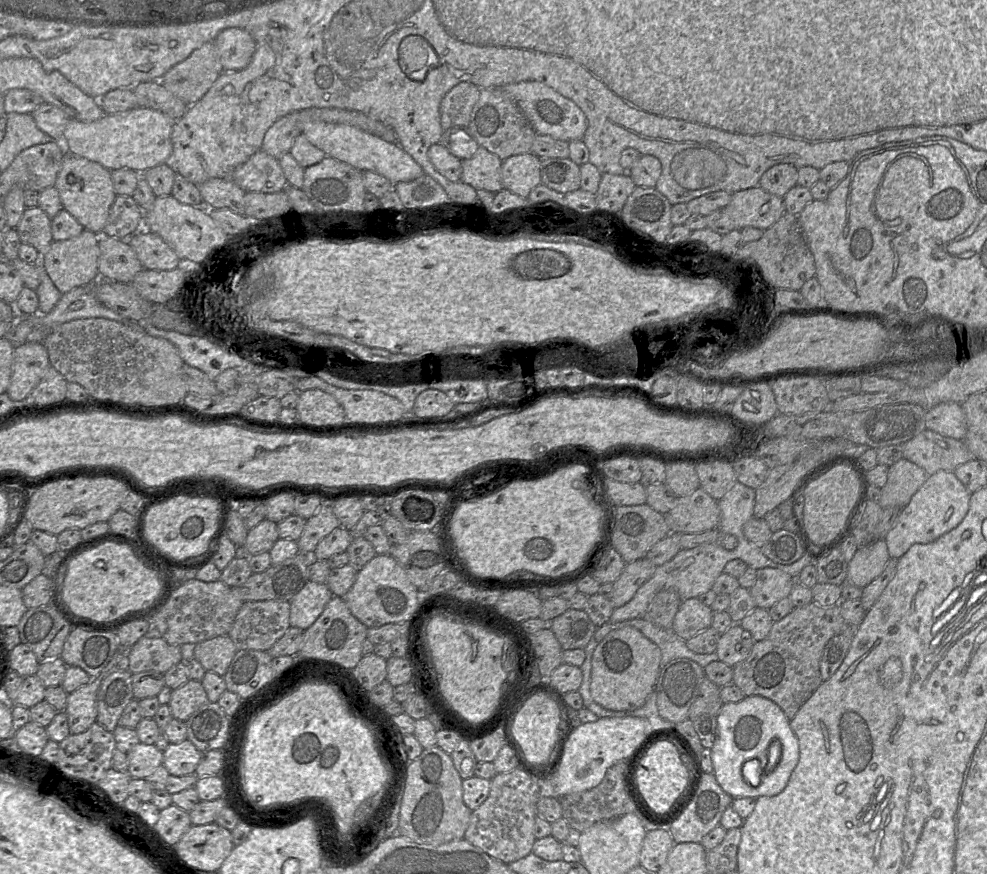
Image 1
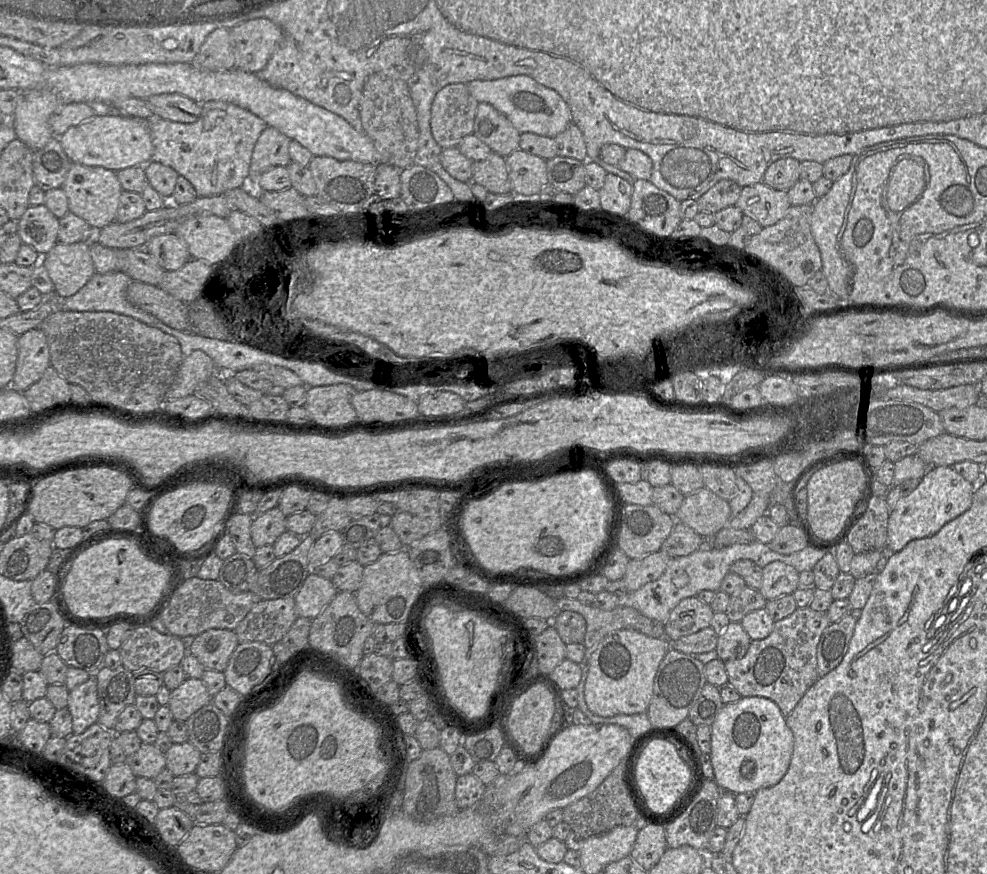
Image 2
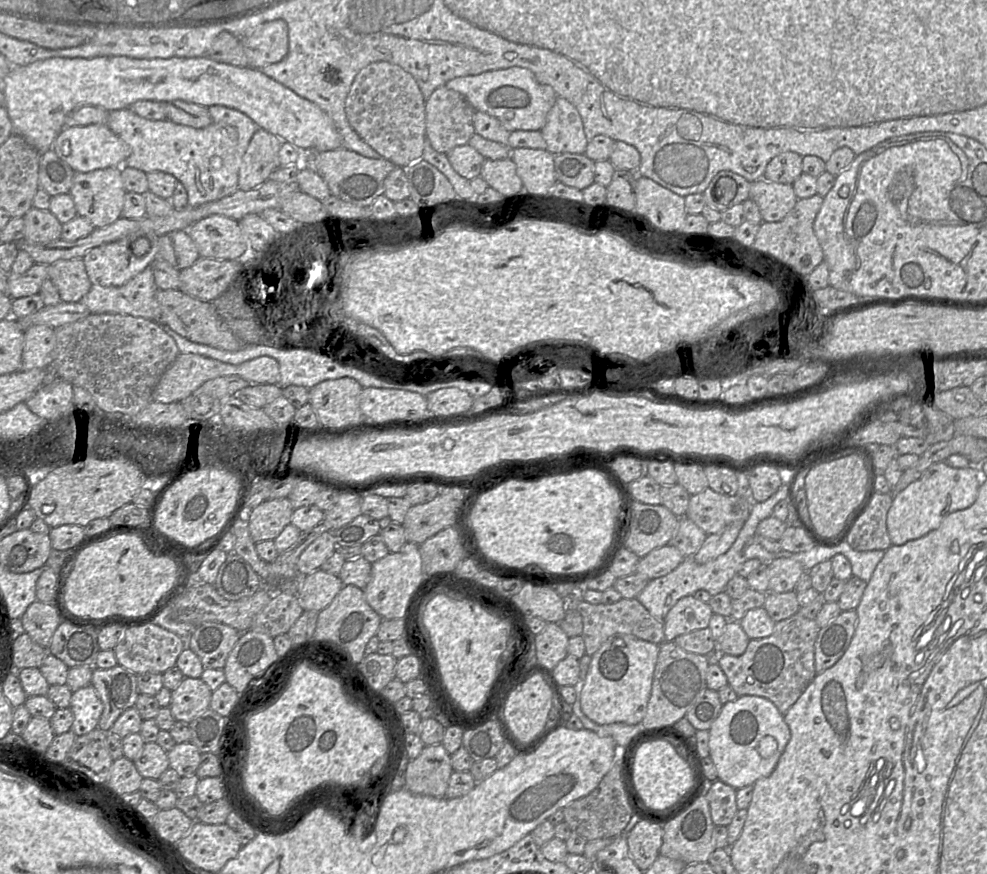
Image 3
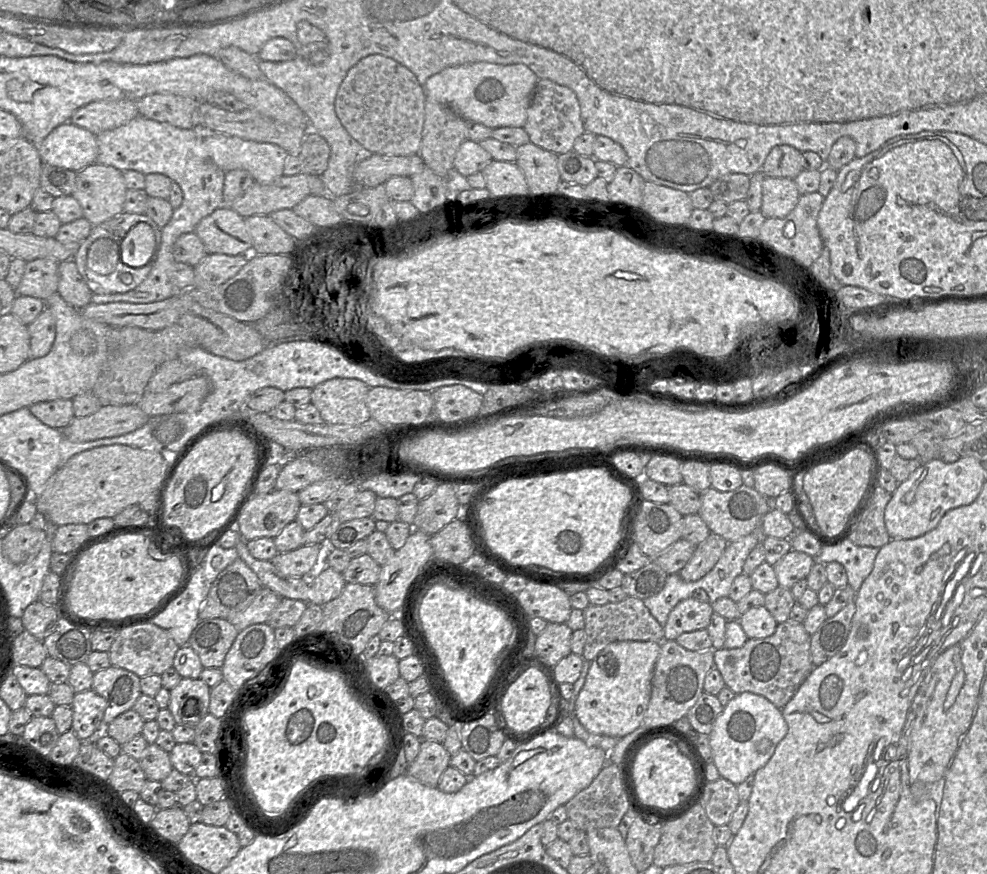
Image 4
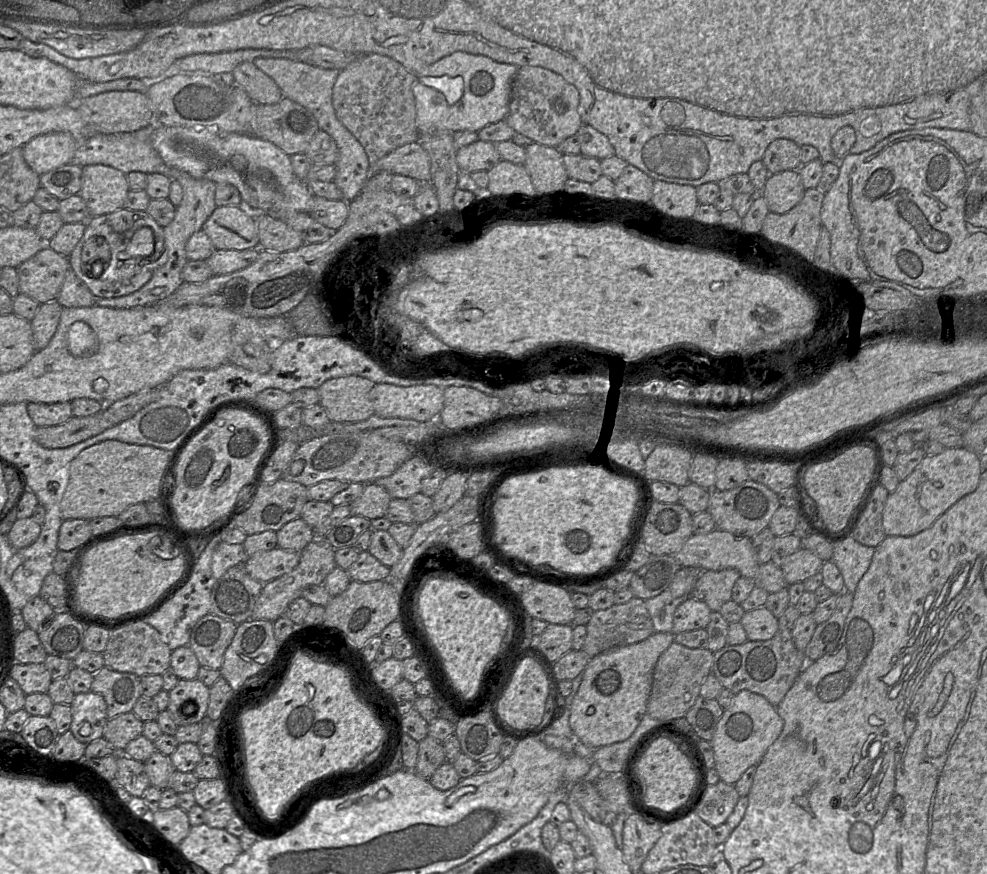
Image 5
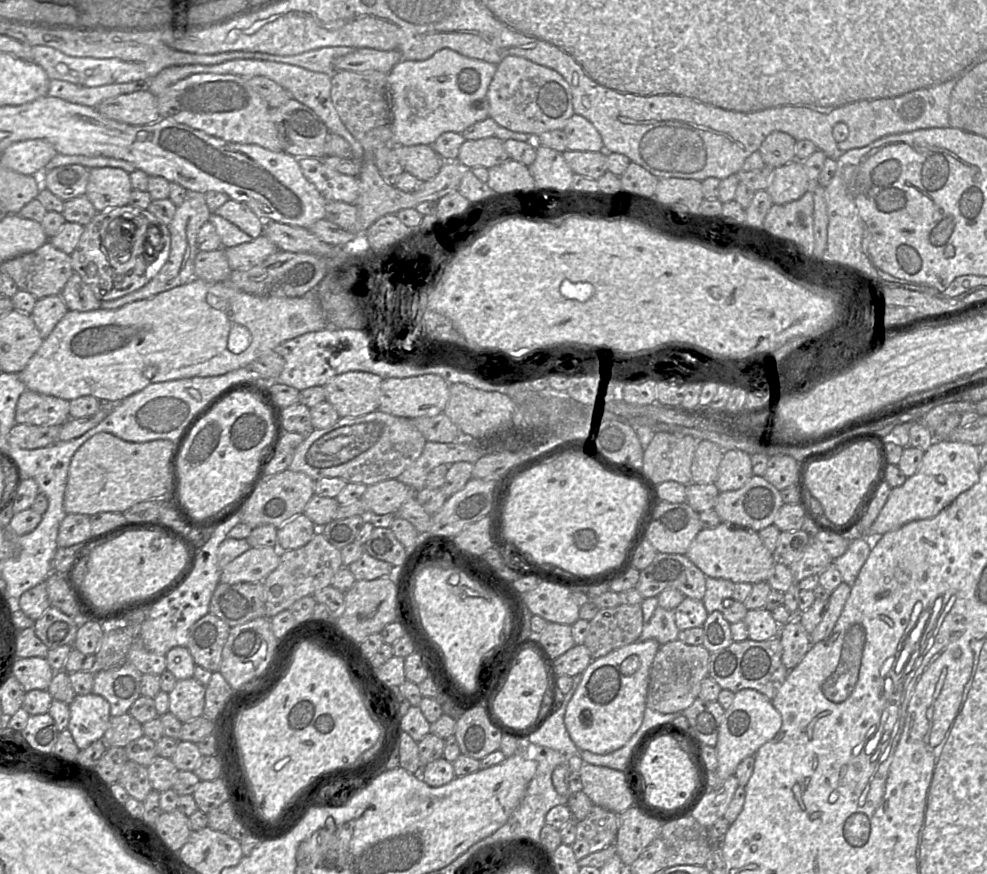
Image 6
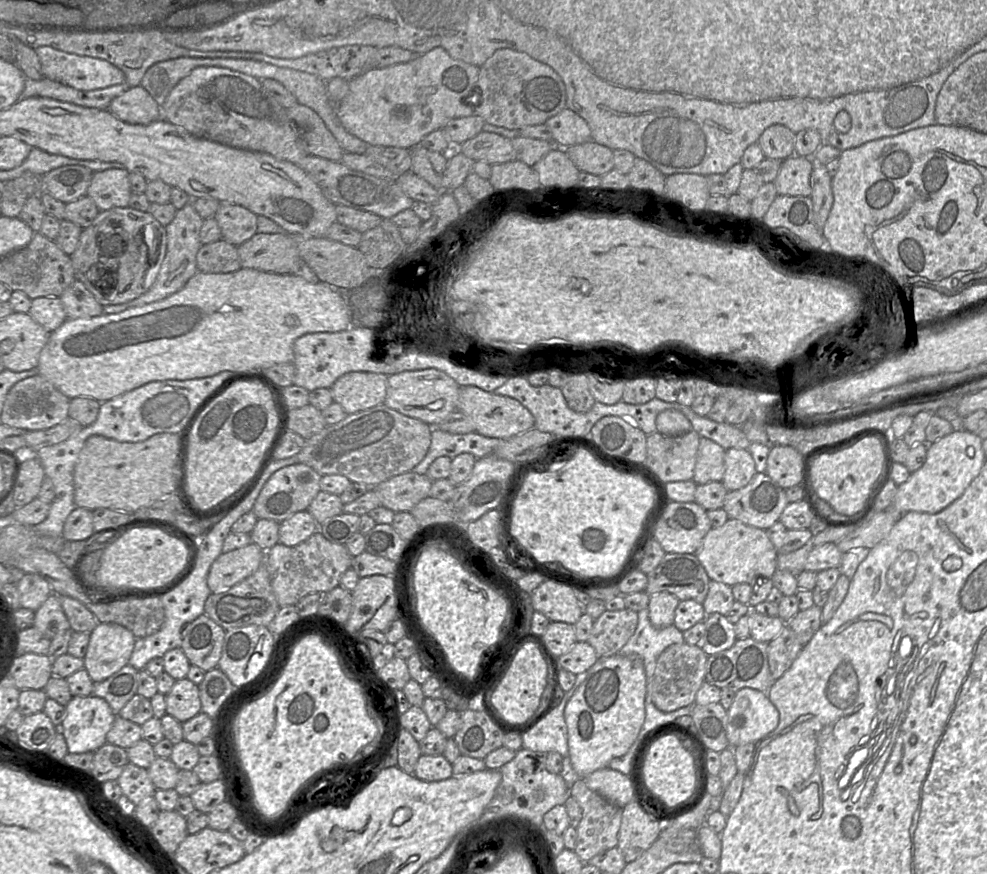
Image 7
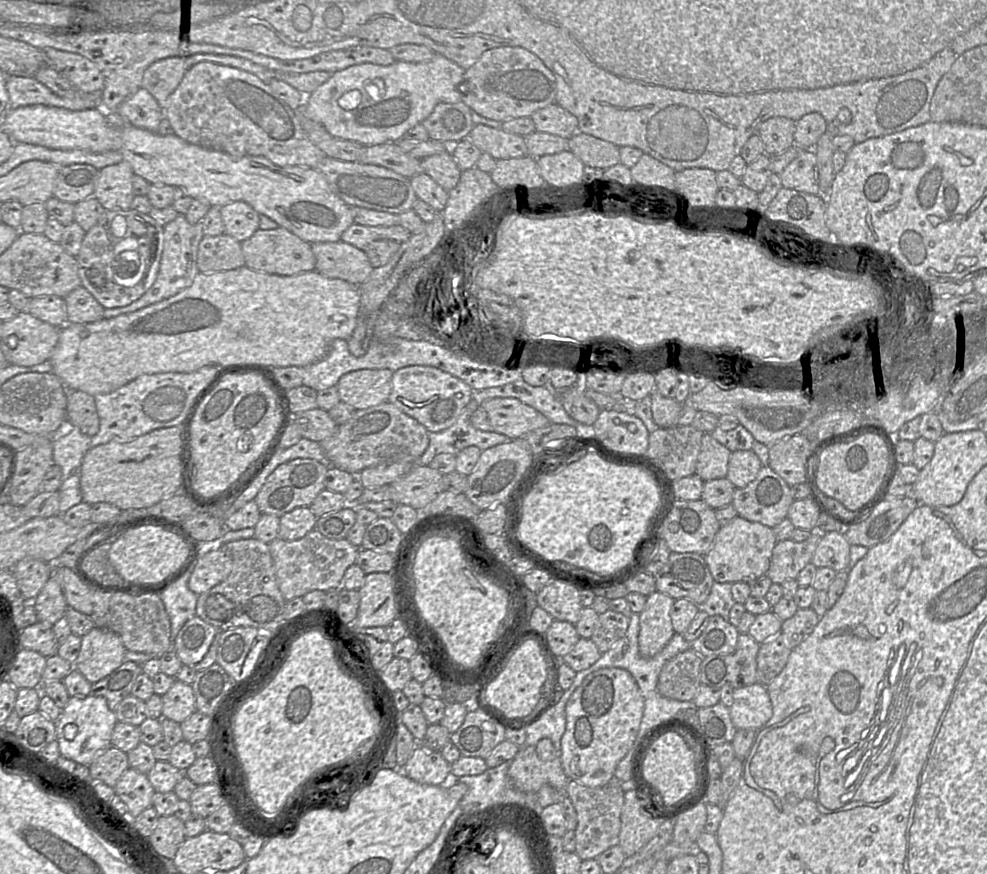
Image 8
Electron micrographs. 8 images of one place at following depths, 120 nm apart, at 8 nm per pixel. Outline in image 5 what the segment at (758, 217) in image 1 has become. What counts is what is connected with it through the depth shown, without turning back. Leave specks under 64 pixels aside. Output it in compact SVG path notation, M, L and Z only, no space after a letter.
M790 169L770 174L761 196L766 201L769 212L784 214L803 198L805 188L798 169Z

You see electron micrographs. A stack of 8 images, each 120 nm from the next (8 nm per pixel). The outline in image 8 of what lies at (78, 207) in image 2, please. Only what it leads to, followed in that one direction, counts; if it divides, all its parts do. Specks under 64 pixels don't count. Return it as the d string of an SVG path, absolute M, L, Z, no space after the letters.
M121 162L99 170L93 197L107 211L129 210L134 199L134 172L131 165Z

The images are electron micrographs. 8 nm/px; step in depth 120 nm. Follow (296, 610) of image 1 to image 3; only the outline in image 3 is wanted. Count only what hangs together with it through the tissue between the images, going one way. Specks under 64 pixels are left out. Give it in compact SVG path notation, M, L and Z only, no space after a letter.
M320 569L300 578L297 597L303 610L321 611L332 602L342 587L338 575Z

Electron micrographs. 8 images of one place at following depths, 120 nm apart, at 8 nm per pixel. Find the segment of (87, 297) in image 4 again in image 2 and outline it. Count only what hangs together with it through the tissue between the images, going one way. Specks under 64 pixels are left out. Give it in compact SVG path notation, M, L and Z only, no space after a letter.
M91 242L57 243L40 263L47 270L55 294L66 299L77 293L96 273L90 254Z

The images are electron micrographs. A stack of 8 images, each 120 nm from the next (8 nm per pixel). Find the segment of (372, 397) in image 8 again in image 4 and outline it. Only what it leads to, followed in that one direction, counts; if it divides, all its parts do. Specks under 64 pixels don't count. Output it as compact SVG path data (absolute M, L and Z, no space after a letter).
M333 378L312 390L312 401L329 424L359 425L371 418L367 407L370 387L354 378Z

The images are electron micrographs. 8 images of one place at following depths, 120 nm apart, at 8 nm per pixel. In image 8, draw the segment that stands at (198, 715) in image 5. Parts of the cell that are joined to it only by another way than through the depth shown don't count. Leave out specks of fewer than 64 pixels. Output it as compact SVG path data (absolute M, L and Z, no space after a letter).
M175 680L168 692L162 696L162 704L162 717L179 724L197 711L192 686L180 680Z

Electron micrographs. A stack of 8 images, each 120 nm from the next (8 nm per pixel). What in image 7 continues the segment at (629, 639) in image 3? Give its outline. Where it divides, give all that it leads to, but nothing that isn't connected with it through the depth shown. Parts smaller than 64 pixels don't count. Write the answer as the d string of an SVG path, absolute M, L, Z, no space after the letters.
M638 654L599 657L586 671L586 678L569 699L564 709L568 730L568 750L573 769L585 778L598 769L608 767L610 761L627 753L636 740L645 720L646 675Z

